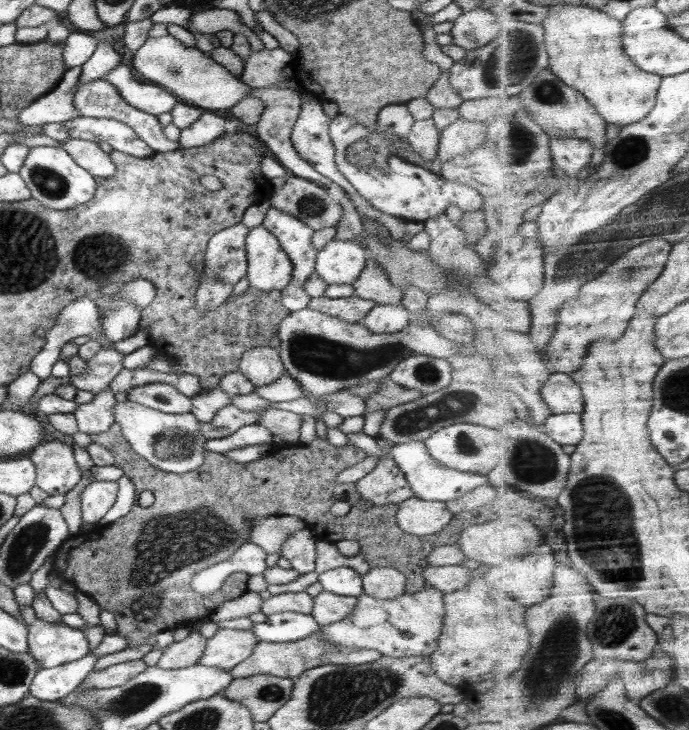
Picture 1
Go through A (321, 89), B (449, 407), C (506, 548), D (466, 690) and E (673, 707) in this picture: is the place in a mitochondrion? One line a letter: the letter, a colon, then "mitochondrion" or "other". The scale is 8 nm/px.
A: other
B: mitochondrion
C: other
D: other
E: mitochondrion

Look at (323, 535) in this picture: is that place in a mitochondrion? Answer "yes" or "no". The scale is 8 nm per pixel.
no

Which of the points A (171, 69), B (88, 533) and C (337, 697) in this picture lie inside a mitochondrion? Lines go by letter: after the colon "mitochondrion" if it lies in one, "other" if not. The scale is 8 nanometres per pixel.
A: mitochondrion
B: other
C: mitochondrion

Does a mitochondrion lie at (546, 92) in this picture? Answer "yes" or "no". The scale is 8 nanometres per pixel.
yes

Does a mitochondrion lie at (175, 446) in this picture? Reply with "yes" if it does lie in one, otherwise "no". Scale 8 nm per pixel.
yes

